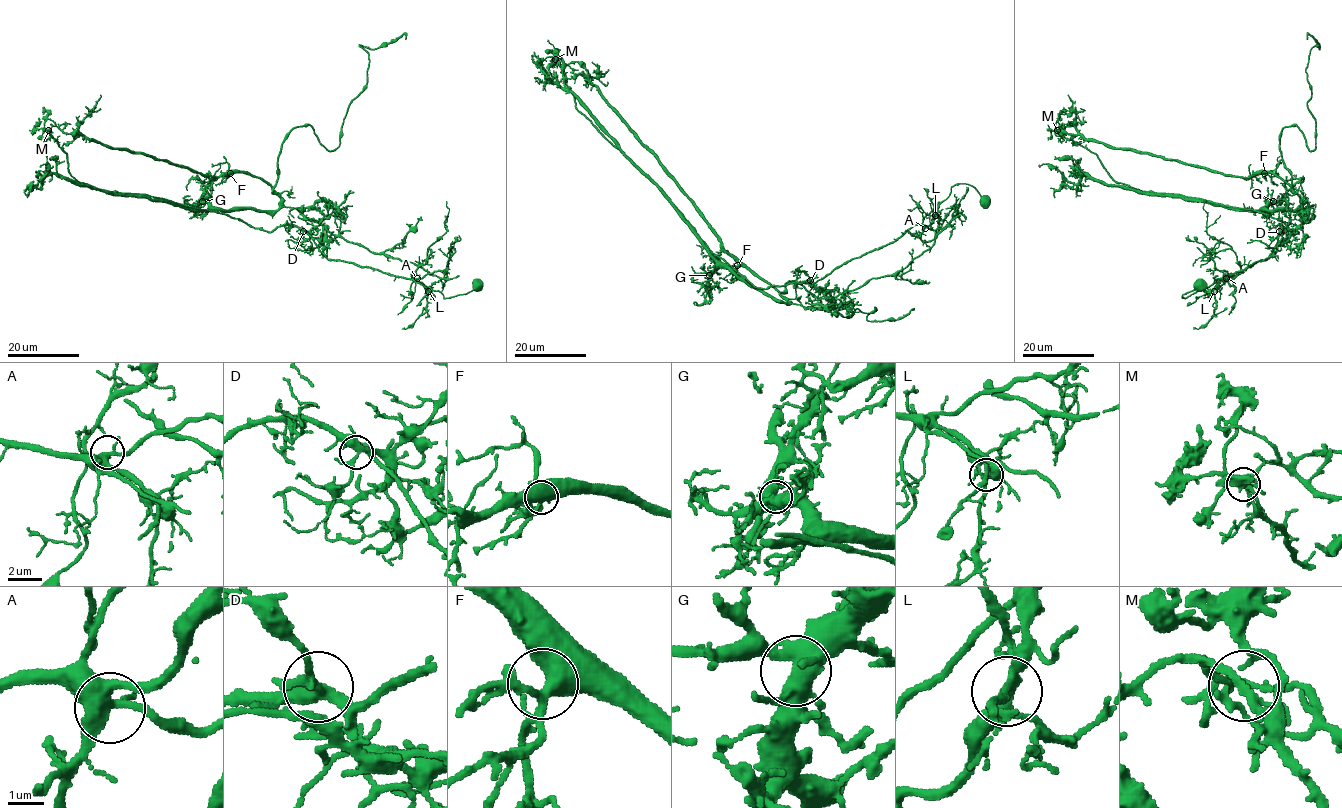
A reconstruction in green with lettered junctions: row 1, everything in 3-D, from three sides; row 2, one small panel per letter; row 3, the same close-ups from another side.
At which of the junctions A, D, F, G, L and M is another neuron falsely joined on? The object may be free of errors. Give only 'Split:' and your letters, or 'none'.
Split: M

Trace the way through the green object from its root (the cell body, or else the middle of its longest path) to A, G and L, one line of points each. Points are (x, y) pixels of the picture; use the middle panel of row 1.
A: (985, 202), (984, 205), (982, 196), (971, 186), (953, 185), (950, 195), (938, 205), (935, 219), (925, 228)
G: (985, 202), (971, 186), (953, 185), (921, 223), (815, 282), (757, 288), (715, 254), (716, 269), (709, 275)
L: (985, 202), (984, 205), (982, 196), (971, 186), (953, 185), (950, 195), (938, 205), (935, 215)

